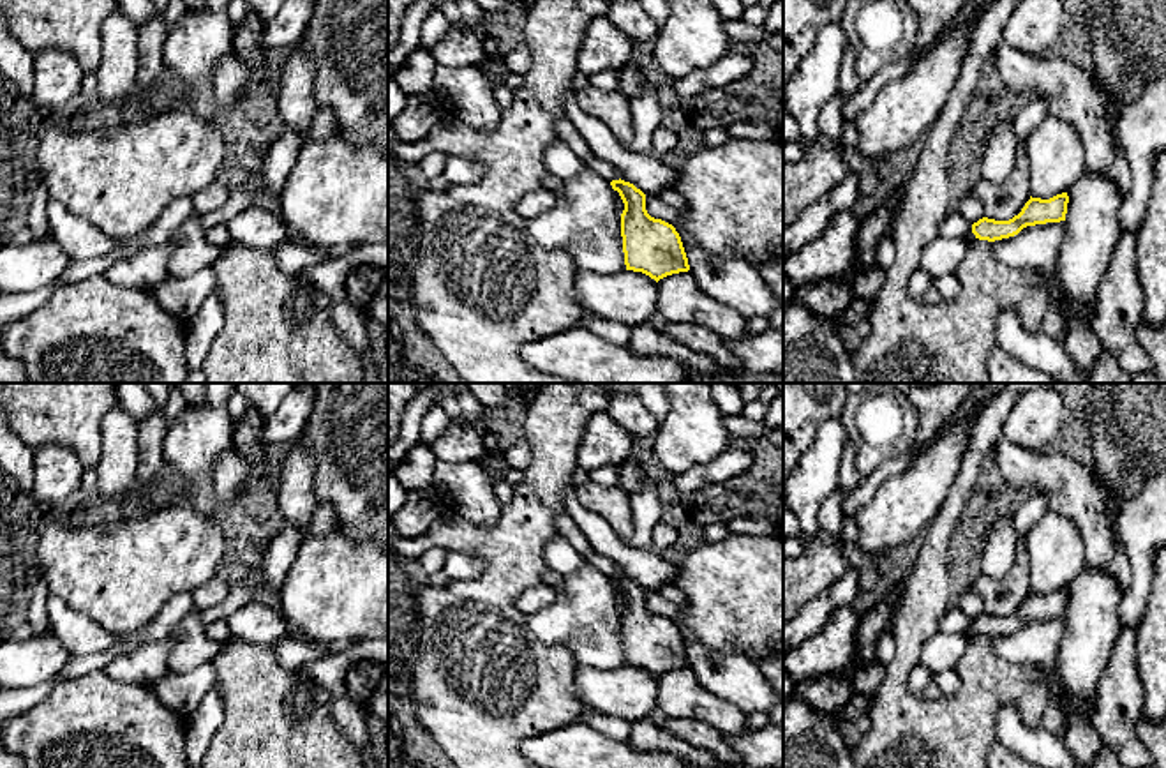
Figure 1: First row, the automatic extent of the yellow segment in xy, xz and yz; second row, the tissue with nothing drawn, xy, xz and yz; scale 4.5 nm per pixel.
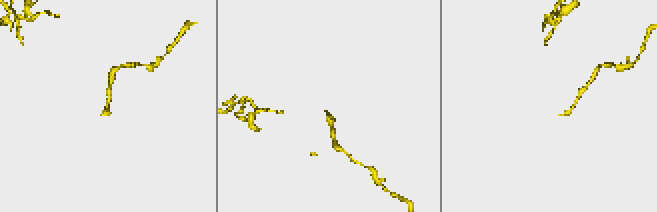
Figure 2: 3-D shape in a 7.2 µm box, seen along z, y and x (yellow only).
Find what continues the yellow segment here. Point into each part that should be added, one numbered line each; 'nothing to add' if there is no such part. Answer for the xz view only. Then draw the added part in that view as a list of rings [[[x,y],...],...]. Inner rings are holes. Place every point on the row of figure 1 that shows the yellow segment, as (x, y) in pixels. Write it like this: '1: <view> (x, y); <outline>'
nothing to add

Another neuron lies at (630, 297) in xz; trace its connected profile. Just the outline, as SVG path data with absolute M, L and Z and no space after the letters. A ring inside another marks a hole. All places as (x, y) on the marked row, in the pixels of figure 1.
M577 270L575 291L586 316L616 320L628 327L656 316L658 282L642 272L621 270L602 275Z

